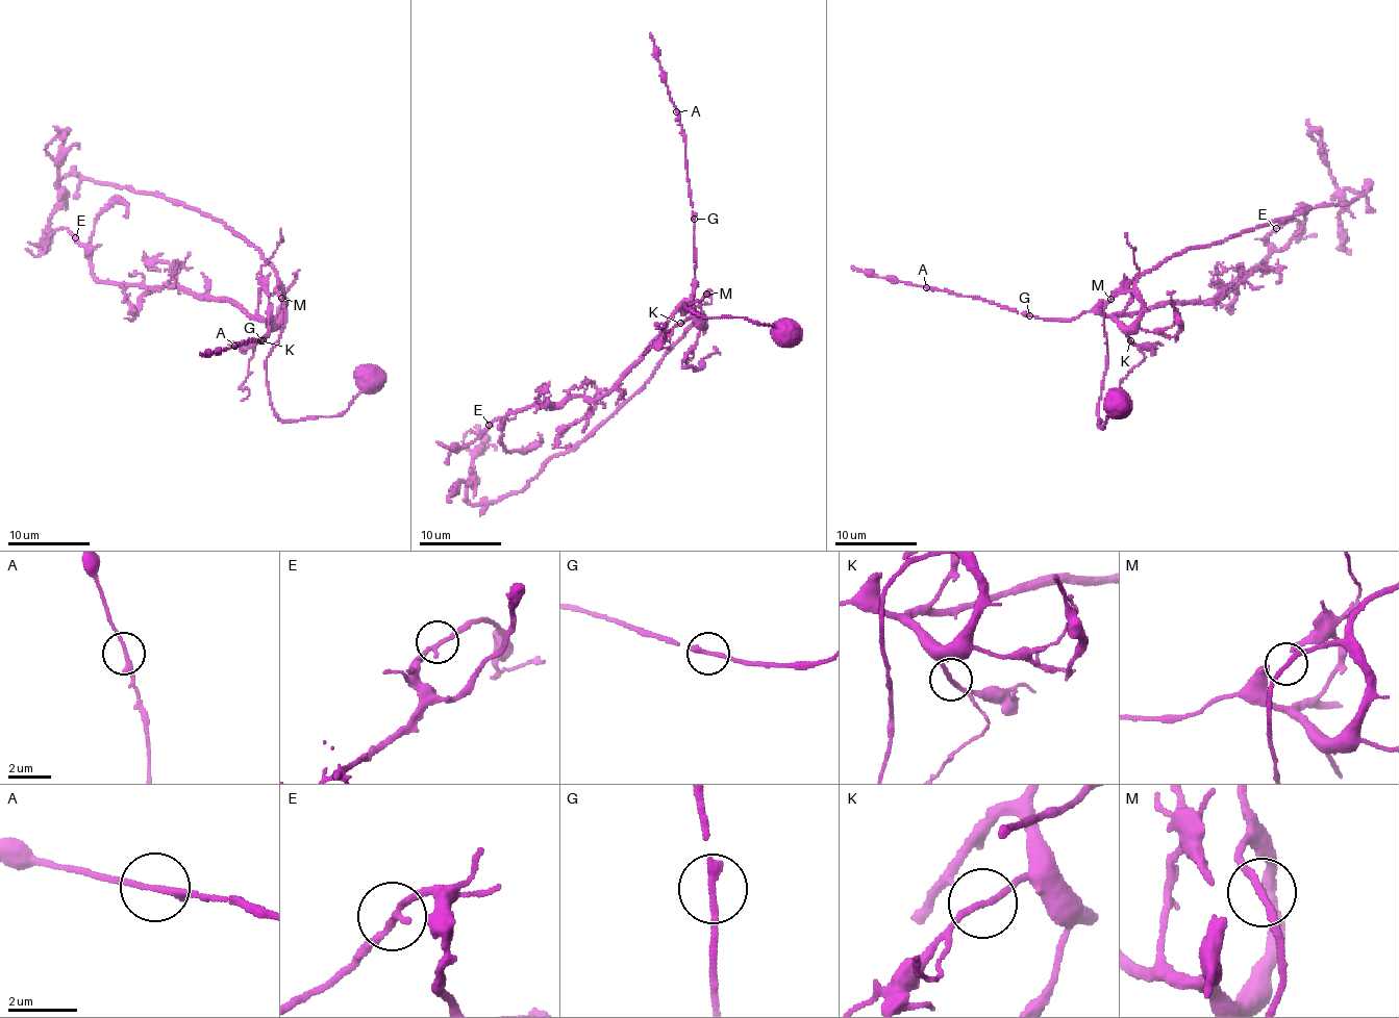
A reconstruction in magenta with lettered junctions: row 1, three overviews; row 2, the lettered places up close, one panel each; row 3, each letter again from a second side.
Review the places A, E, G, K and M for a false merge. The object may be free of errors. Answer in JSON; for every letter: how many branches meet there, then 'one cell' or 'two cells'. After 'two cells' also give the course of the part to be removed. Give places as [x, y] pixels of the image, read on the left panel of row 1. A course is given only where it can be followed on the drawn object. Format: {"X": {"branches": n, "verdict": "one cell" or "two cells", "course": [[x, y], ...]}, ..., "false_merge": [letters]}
{"A": {"branches": 2, "verdict": "one cell"}, "E": {"branches": 2, "verdict": "one cell"}, "G": {"branches": 2, "verdict": "one cell"}, "K": {"branches": 2, "verdict": "one cell"}, "M": {"branches": 2, "verdict": "one cell"}, "false_merge": []}

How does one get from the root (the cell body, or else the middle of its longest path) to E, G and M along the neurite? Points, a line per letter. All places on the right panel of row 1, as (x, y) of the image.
E: (1119, 403), (1099, 428), (1104, 307), (1131, 291), (1141, 315), (1127, 327), (1114, 317), (1224, 296), (1276, 228)
G: (1119, 403), (1099, 428), (1104, 307), (1131, 291), (1141, 315), (1127, 327), (1093, 311), (1029, 316)
M: (1119, 403), (1121, 410), (1107, 415), (1106, 424), (1099, 428), (1099, 398), (1107, 356), (1104, 306), (1110, 299)

